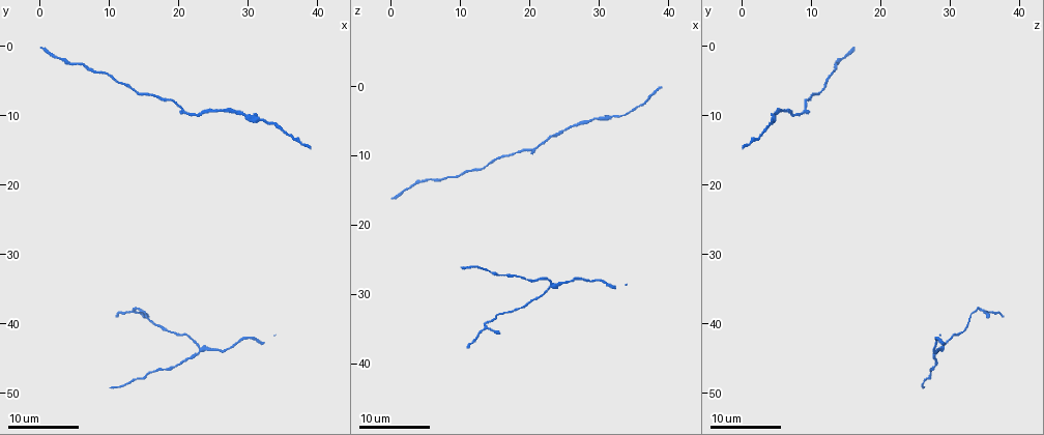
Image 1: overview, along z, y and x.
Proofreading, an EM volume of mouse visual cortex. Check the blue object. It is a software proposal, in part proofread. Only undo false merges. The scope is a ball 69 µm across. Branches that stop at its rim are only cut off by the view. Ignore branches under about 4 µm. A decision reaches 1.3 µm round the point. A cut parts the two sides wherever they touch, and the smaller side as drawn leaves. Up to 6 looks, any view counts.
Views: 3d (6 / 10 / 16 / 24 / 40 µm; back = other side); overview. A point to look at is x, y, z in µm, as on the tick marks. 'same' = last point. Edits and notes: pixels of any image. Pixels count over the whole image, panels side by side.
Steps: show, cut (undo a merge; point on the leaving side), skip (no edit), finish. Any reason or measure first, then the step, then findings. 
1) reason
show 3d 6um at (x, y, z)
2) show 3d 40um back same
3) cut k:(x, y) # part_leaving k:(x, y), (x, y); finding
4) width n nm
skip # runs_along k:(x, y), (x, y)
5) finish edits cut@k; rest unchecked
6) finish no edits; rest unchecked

show 3d 6um at (15.5, 38.5, 33.0)

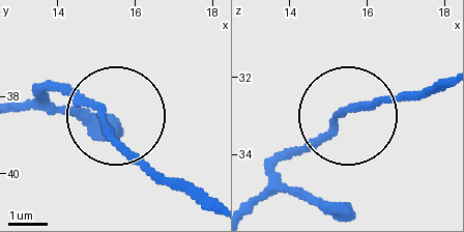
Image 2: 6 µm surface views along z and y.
side_arm 7 um
skip # continuous, no second cell

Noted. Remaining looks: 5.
show 3d 10um at (20.5, 9.5, 9.5)

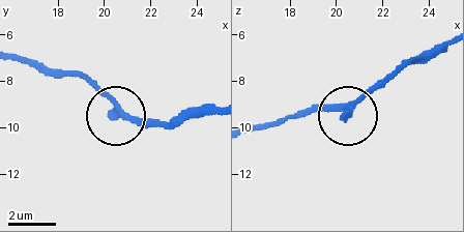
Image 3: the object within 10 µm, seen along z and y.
other side
show 3d 10um back at (20.5, 9.5, 9.5)

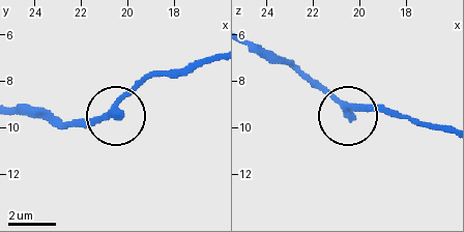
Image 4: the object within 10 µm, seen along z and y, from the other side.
width 230 nm
skip # all the same cell

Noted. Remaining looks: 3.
thin neck
show 3d 16um at (5.5, 2.5, 13.5)

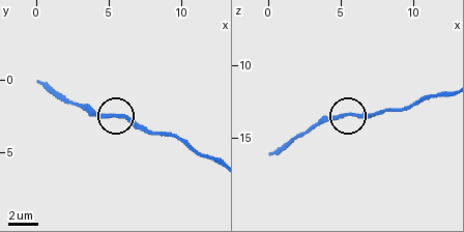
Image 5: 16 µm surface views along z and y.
width 220 nm
skip # runs_along 5:(446, 92), (419, 97), (394, 111), (327, 115), (310, 125); one cell here

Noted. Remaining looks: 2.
finish no edits; rest unchecked

